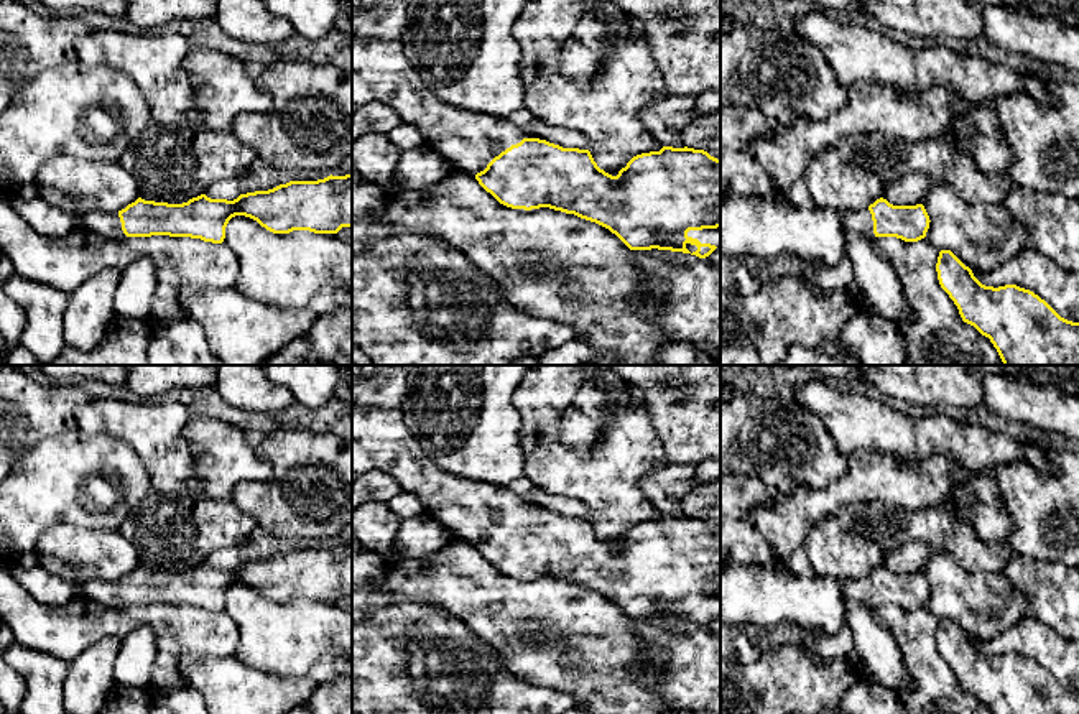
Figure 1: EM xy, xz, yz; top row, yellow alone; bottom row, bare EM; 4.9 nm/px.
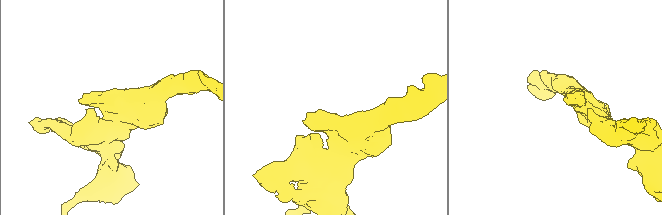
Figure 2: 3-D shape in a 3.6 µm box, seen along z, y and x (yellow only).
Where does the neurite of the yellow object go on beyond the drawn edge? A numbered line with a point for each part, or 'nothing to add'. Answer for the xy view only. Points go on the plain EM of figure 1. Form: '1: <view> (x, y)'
1: xy (104, 593)

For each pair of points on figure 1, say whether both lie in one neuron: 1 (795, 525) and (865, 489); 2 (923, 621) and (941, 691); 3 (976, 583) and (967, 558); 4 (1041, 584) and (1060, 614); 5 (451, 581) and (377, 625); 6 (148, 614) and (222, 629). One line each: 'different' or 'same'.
1: same
2: same
3: different
4: same
5: different
6: same

